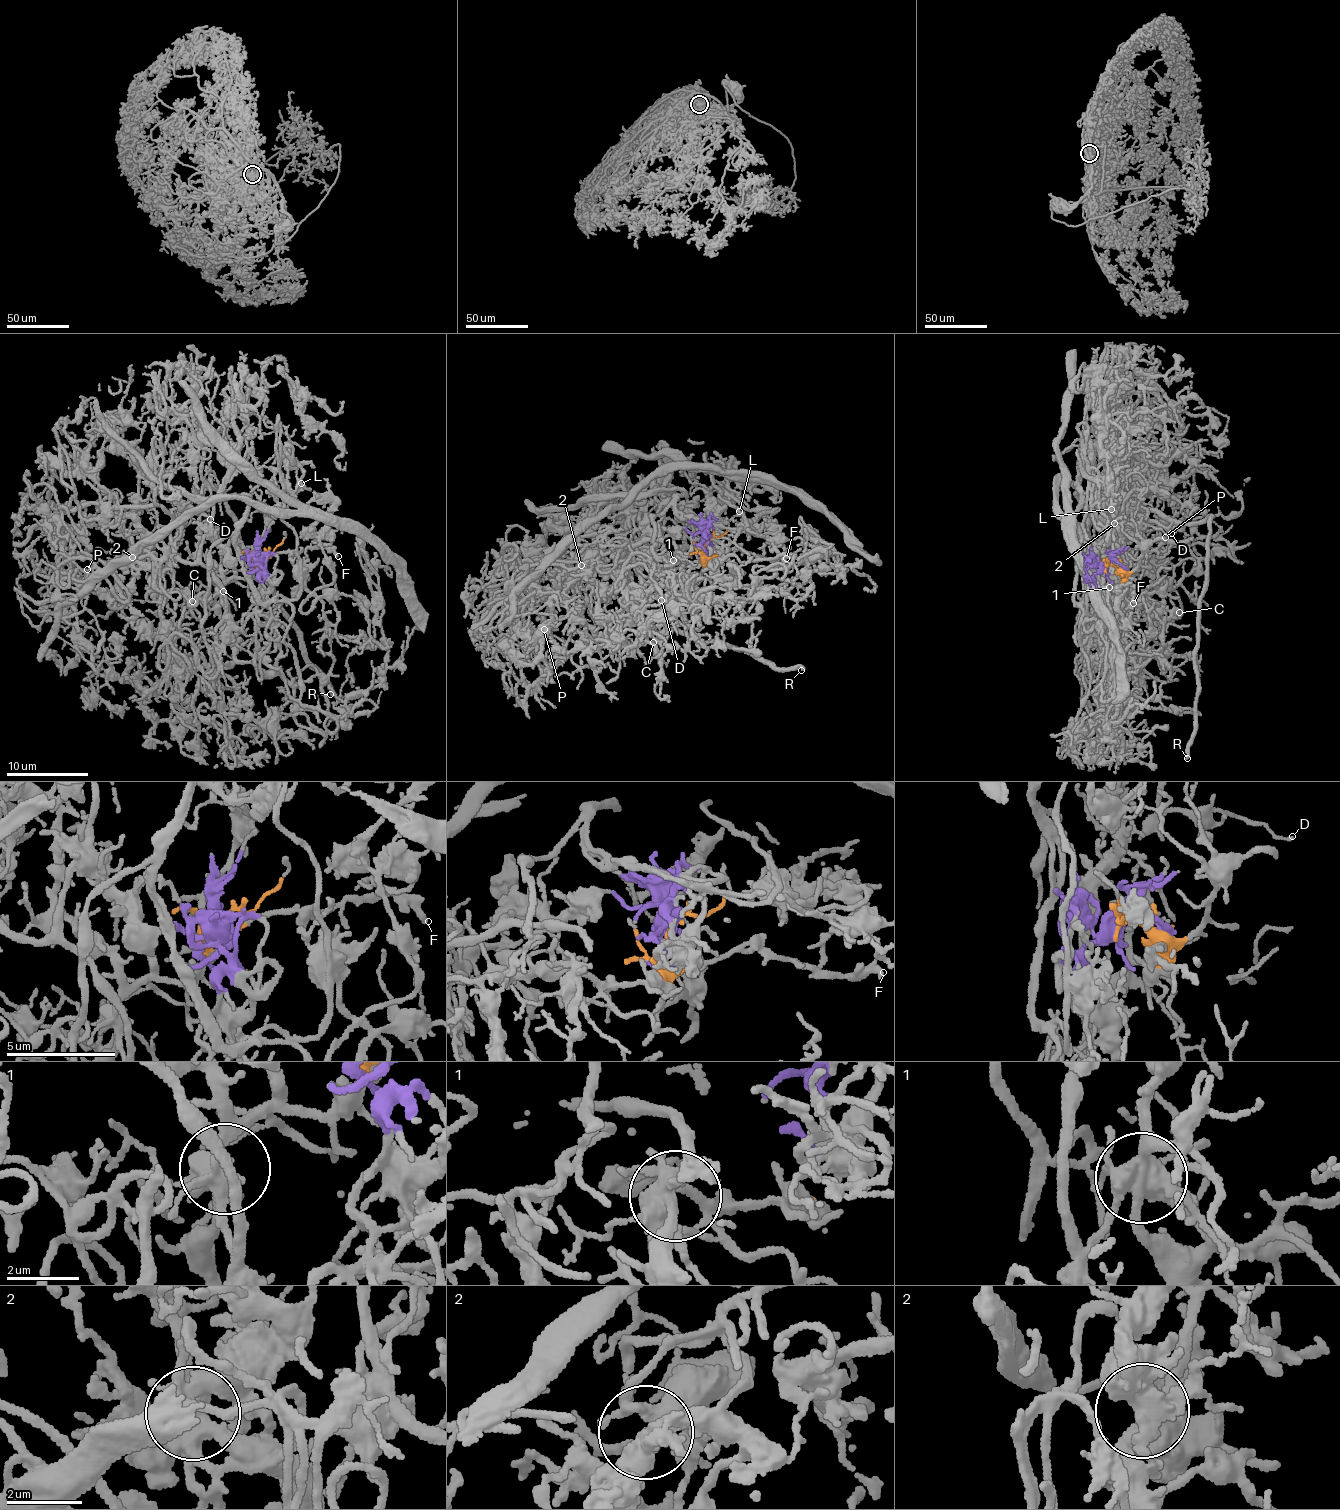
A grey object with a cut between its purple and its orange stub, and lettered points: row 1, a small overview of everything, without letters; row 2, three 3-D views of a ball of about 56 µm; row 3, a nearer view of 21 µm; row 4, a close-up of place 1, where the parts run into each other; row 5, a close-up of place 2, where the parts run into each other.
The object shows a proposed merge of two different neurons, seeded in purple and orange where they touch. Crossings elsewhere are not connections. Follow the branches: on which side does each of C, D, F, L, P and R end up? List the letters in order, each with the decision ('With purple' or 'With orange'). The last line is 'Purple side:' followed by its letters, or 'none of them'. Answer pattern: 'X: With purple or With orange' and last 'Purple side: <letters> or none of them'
C: With orange
D: With orange
F: With orange
L: With purple
P: With purple
R: With orange
Purple side: L, P

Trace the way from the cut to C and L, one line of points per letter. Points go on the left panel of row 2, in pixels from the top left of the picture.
C: (260, 555), (245, 578), (228, 579), (223, 587), (223, 602), (218, 605), (215, 594), (228, 603), (191, 602)
L: (260, 555), (258, 611), (300, 591), (274, 474), (273, 487), (301, 483)

